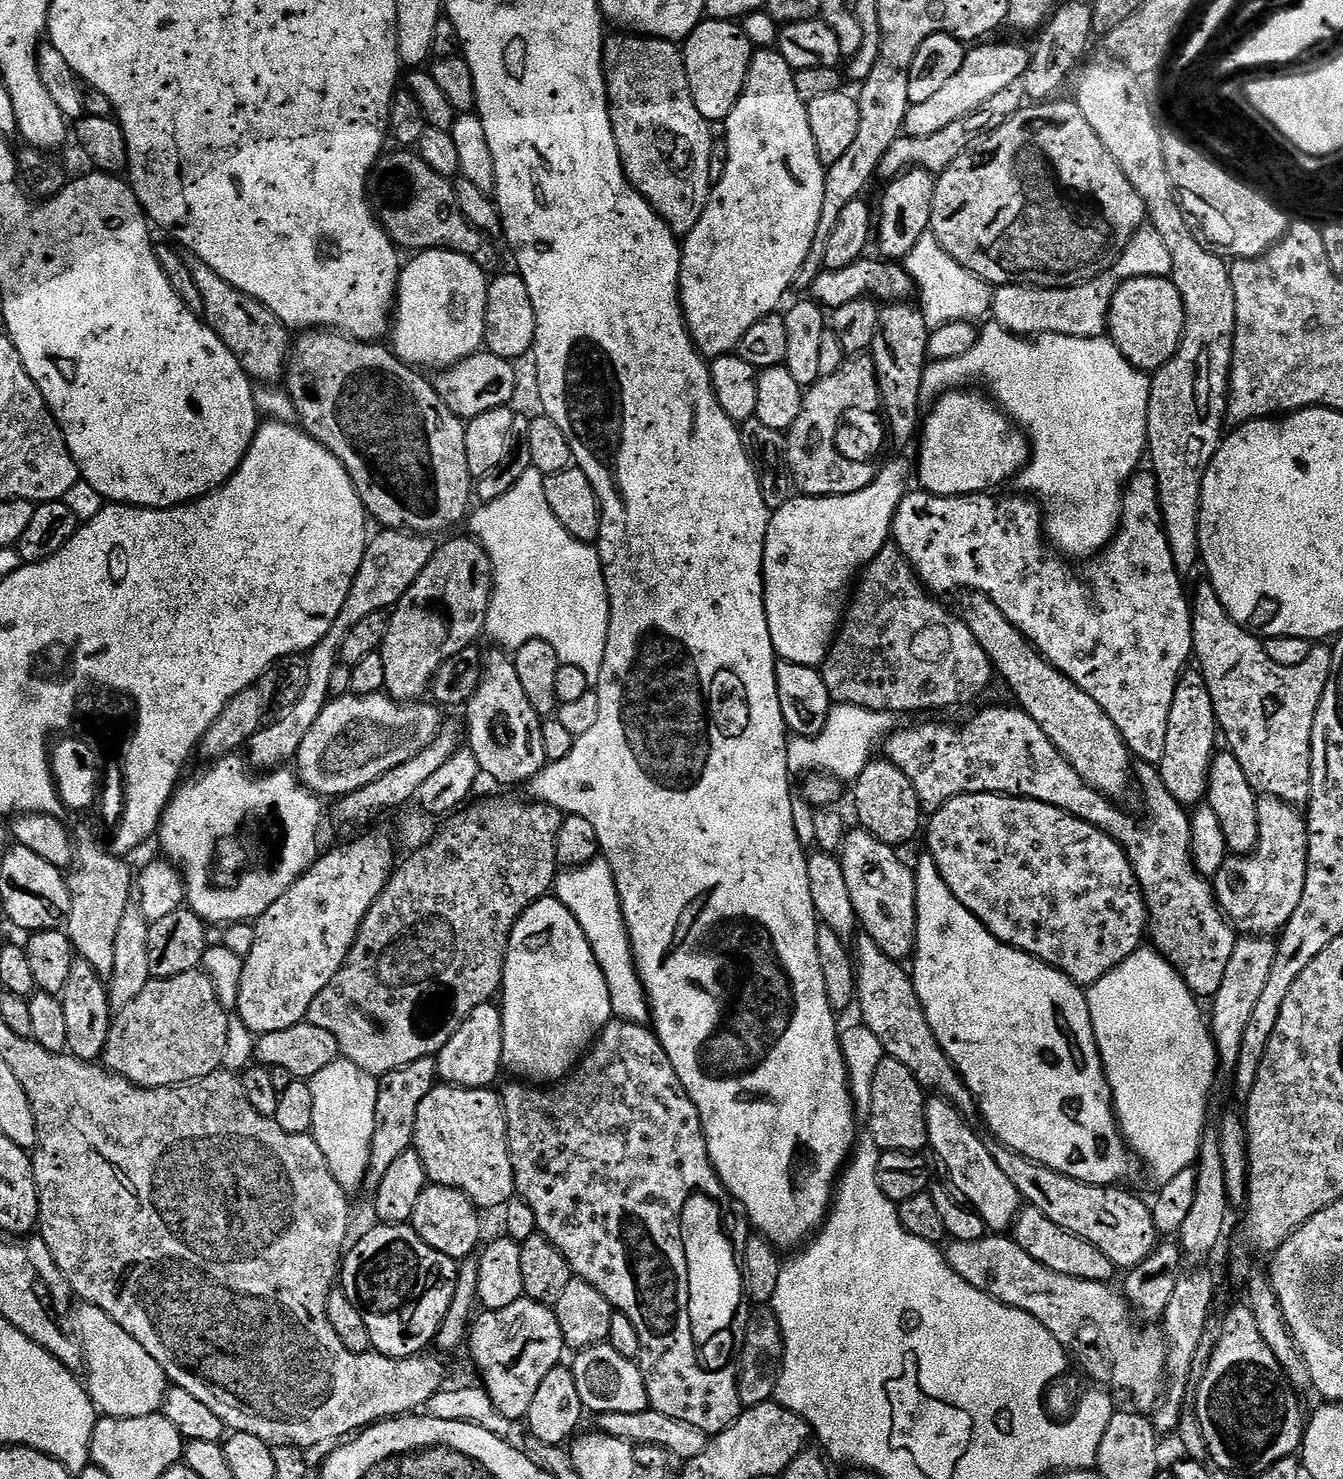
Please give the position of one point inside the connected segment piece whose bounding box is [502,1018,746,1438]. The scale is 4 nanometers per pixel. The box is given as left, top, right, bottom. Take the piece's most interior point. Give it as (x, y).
(613, 1160)

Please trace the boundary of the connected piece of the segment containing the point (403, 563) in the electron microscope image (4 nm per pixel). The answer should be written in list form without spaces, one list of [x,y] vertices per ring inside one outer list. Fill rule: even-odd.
[[[380,530],[377,536],[375,533],[369,539],[366,554],[362,558],[362,566],[358,566],[358,574],[350,586],[350,594],[346,594],[346,602],[342,605],[342,611],[339,612],[338,618],[334,618],[334,626],[330,626],[328,633],[315,644],[311,652],[307,653],[306,690],[302,690],[302,694],[298,698],[298,702],[294,702],[294,706],[283,709],[282,714],[277,715],[280,717],[272,725],[269,723],[267,726],[261,727],[260,731],[248,741],[246,759],[253,769],[280,770],[295,761],[298,750],[302,746],[302,738],[306,738],[310,726],[314,726],[314,722],[318,722],[318,714],[322,714],[322,710],[329,702],[330,674],[333,673],[338,663],[342,638],[346,638],[346,634],[350,634],[350,630],[354,626],[358,626],[358,622],[362,622],[362,618],[366,618],[369,614],[388,612],[395,608],[397,602],[402,598],[402,594],[406,594],[406,590],[410,590],[410,586],[414,586],[414,578],[418,578],[418,574],[422,574],[422,570],[426,570],[426,562],[430,562],[430,558],[436,552],[437,545],[431,544],[428,540],[431,539],[427,535],[409,534],[403,530]]]

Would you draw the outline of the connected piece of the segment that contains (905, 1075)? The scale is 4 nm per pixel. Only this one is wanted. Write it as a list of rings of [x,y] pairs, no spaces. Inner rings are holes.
[[[885,1058],[878,1065],[874,1073],[872,1083],[872,1102],[867,1105],[868,1128],[870,1138],[874,1143],[886,1152],[915,1152],[923,1153],[929,1147],[928,1131],[926,1130],[926,1090],[902,1066],[902,1062],[891,1058]]]

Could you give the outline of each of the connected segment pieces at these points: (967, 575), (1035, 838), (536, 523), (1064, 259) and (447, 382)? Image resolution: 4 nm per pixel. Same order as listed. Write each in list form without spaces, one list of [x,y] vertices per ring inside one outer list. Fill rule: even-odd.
[[[1140,470],[1128,481],[1124,489],[1124,503],[1120,510],[1120,526],[1116,529],[1116,535],[1112,537],[1108,547],[1091,561],[1091,564],[1093,563],[1092,588],[1087,588],[1063,564],[1065,561],[1059,555],[1054,554],[1053,549],[1046,543],[1042,508],[1035,499],[1024,494],[996,497],[996,494],[979,492],[973,496],[935,496],[923,490],[915,491],[909,491],[902,498],[892,519],[891,539],[900,549],[900,553],[908,559],[925,589],[940,598],[944,598],[947,592],[957,591],[956,593],[959,593],[961,590],[981,592],[989,596],[994,602],[994,606],[998,606],[998,610],[1002,610],[1002,614],[1006,614],[1008,621],[1036,647],[1037,652],[1044,659],[1052,663],[1062,674],[1069,676],[1077,686],[1086,690],[1086,694],[1090,694],[1090,698],[1094,698],[1094,702],[1098,702],[1098,706],[1102,706],[1102,710],[1106,710],[1110,722],[1114,722],[1114,726],[1118,726],[1118,734],[1122,734],[1122,738],[1128,743],[1128,751],[1132,753],[1133,757],[1137,761],[1158,766],[1162,762],[1162,753],[1166,751],[1166,722],[1170,718],[1170,706],[1174,703],[1174,690],[1178,686],[1178,678],[1189,667],[1193,654],[1190,600],[1186,595],[1186,588],[1184,592],[1185,581],[1174,566],[1174,558],[1170,554],[1170,546],[1164,533],[1164,519],[1160,513],[1160,495],[1158,494],[1155,472]]]
[[[979,792],[969,796],[956,796],[950,802],[946,802],[934,813],[931,813],[929,822],[926,824],[926,836],[928,832],[927,855],[938,866],[938,874],[950,886],[954,898],[970,910],[986,926],[994,938],[998,938],[1003,944],[1008,944],[1012,948],[1022,950],[1026,954],[1036,956],[1044,964],[1058,969],[1062,974],[1066,974],[1074,983],[1081,986],[1091,986],[1099,982],[1103,976],[1110,974],[1130,954],[1134,954],[1142,946],[1140,939],[1145,939],[1148,926],[1148,908],[1144,904],[1144,895],[1140,889],[1140,884],[1136,880],[1134,870],[1118,842],[1110,838],[1102,830],[1098,830],[1090,822],[1082,818],[1072,816],[1069,812],[1064,812],[1061,808],[1050,806],[1046,802],[1037,800],[1027,800],[1024,796],[1002,796],[999,792]]]
[[[530,467],[518,482],[502,498],[494,502],[480,504],[471,513],[471,535],[486,550],[492,563],[492,601],[486,614],[486,636],[493,640],[497,649],[514,654],[526,642],[541,640],[554,646],[561,664],[578,666],[590,682],[595,682],[606,658],[606,638],[610,626],[610,602],[608,587],[602,570],[600,553],[591,544],[576,540],[554,518],[550,502],[546,502],[544,475]]]
[[[1071,99],[1059,100],[1036,102],[1031,106],[1021,108],[1002,126],[998,126],[998,130],[988,133],[975,147],[952,160],[948,169],[936,176],[936,189],[932,203],[932,232],[949,256],[992,286],[1014,284],[1034,288],[1077,288],[1078,285],[1090,282],[1101,276],[1103,272],[1111,270],[1134,238],[1134,234],[1145,227],[1146,213],[1142,198],[1138,190],[1130,186],[1130,178],[1122,174],[1122,166],[1114,162],[1114,154],[1110,154],[1110,150],[1102,146],[1102,138],[1094,134],[1094,126],[1086,122],[1086,117],[1075,102]]]
[[[487,350],[477,351],[461,360],[459,364],[445,368],[435,377],[436,393],[446,402],[446,406],[465,421],[473,420],[486,410],[507,408],[516,396],[516,372],[513,361],[498,358]]]

